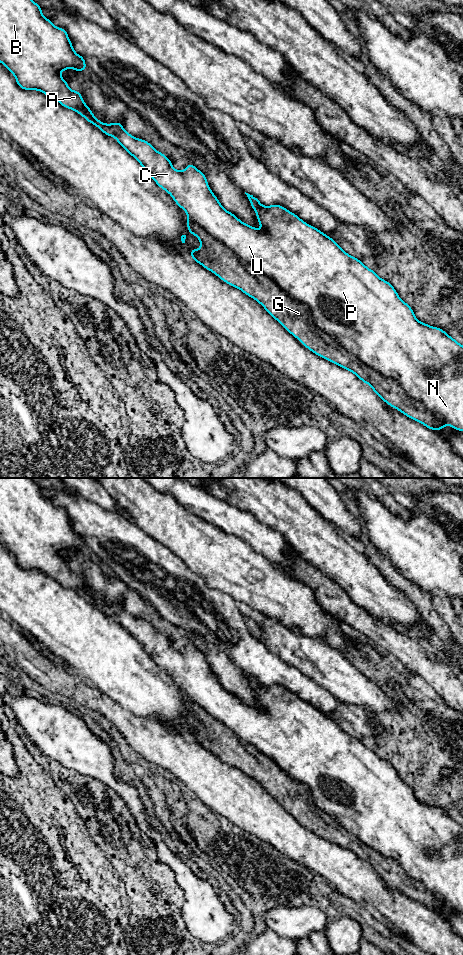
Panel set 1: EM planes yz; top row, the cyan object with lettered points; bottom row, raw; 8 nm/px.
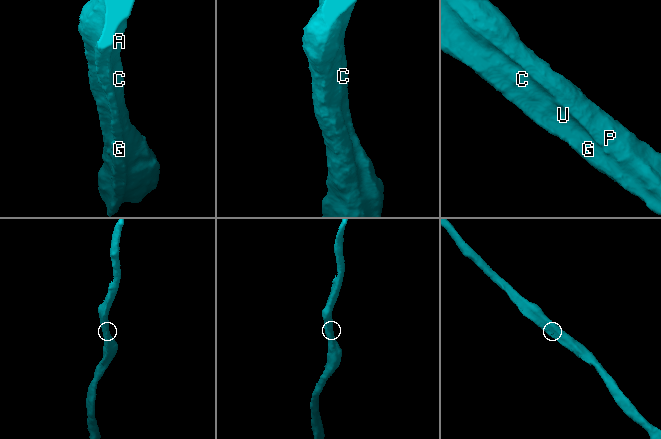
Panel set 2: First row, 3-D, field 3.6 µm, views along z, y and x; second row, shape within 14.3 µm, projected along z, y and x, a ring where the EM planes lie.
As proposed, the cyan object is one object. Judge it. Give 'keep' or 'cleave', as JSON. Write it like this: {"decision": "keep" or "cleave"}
{"decision": "cleave"}

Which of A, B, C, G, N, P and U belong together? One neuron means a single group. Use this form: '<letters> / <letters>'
A B C N P U / G

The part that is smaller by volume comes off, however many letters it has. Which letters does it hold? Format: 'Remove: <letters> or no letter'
Remove: G

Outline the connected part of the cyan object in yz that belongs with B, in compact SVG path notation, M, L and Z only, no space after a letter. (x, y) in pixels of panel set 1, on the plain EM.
M0 478L0 542L11 551L11 553L16 559L17 565L21 569L38 570L44 573L45 575L55 579L63 587L74 590L75 592L79 593L85 598L86 601L94 604L105 615L114 617L118 621L120 626L124 628L131 636L133 636L140 643L140 645L144 648L145 652L156 662L156 664L172 676L175 683L186 692L190 700L194 701L196 704L202 707L212 717L221 721L225 726L231 729L240 738L244 739L246 742L254 746L261 753L275 761L277 765L283 771L285 771L291 778L298 782L306 784L309 787L315 799L315 804L319 809L325 811L349 834L355 836L370 848L381 853L384 857L395 860L403 868L403 870L409 877L418 881L427 890L429 890L439 898L443 899L446 904L458 911L463 911L463 825L458 823L454 818L450 817L441 808L429 806L428 804L418 801L414 795L413 789L406 782L401 780L395 768L388 761L381 759L376 752L366 747L359 739L347 734L331 717L325 715L319 709L305 703L296 694L290 692L279 684L263 686L255 676L245 672L253 690L257 694L256 699L262 707L261 710L258 710L242 702L233 693L225 690L222 687L215 674L212 673L211 668L207 663L206 655L200 650L198 650L193 644L188 644L183 652L175 650L172 647L172 642L169 638L167 638L163 633L158 632L156 629L154 629L149 622L140 618L135 618L131 614L127 613L124 610L122 603L114 602L112 604L105 604L99 599L95 598L91 589L84 582L81 573L78 571L71 570L68 566L68 563L60 555L63 550L67 550L70 548L73 548L77 552L86 550L87 547L84 537L78 535L74 531L66 509L56 507L48 498L44 497L42 495L42 488L37 483L32 481L31 478Z

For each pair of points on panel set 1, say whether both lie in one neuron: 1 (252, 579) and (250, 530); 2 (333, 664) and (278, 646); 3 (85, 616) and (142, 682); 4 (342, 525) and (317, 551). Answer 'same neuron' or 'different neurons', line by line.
1: different neurons
2: same neuron
3: same neuron
4: different neurons

